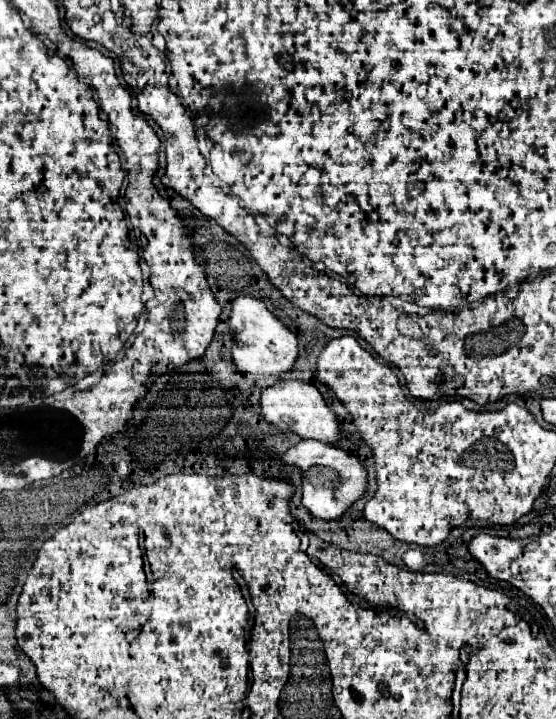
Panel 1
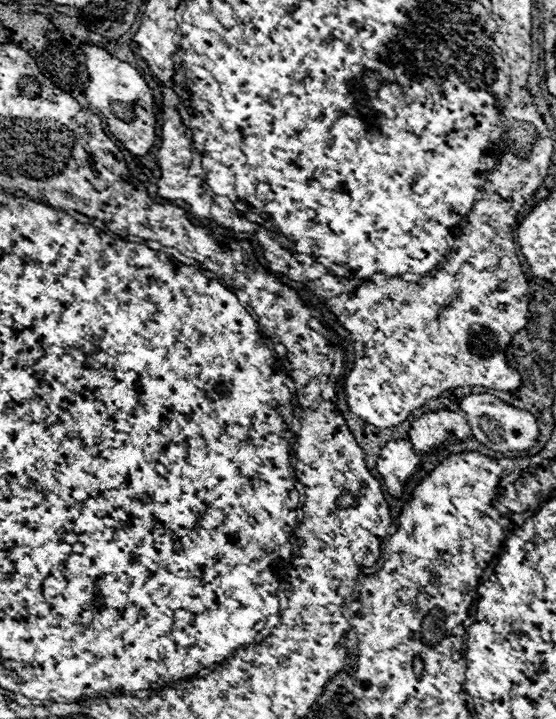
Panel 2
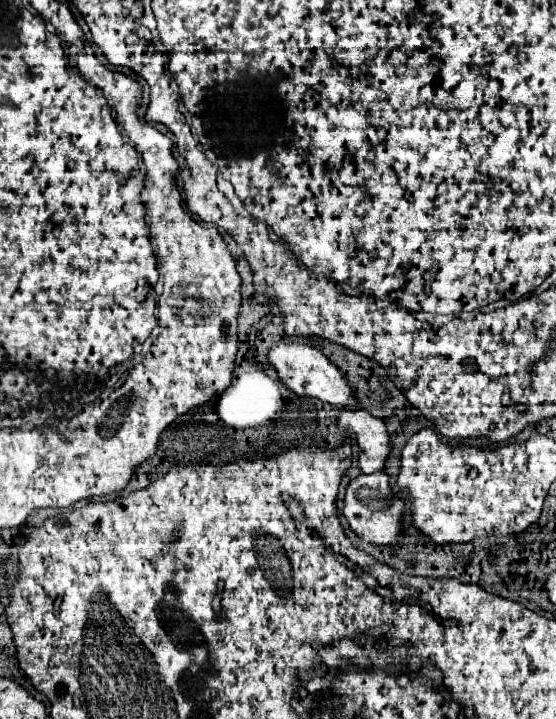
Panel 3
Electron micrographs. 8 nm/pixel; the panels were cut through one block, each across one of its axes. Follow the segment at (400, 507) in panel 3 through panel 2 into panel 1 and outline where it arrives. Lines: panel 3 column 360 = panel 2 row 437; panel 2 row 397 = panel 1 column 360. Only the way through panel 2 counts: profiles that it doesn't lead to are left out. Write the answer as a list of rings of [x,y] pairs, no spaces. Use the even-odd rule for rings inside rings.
[[[300,440],[280,456],[280,462],[294,466],[302,472],[304,484],[308,486],[302,490],[302,504],[308,512],[322,520],[340,518],[346,512],[346,508],[362,496],[366,486],[366,470],[362,468],[356,456],[350,456],[340,448],[334,448],[318,440]]]

